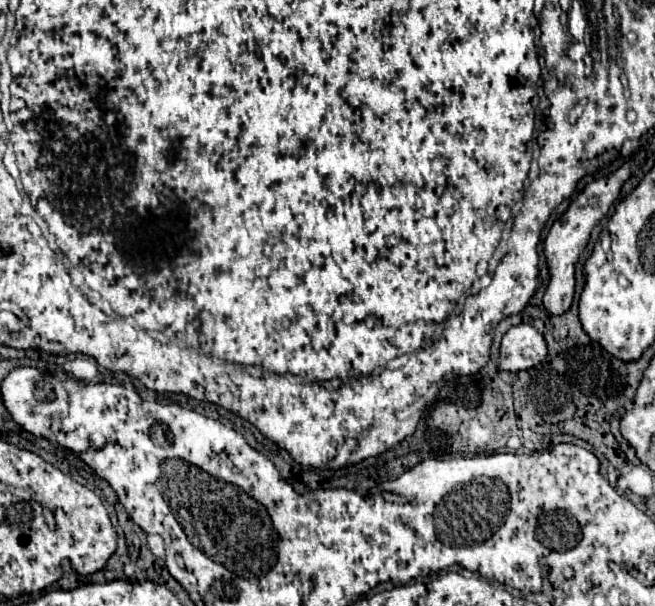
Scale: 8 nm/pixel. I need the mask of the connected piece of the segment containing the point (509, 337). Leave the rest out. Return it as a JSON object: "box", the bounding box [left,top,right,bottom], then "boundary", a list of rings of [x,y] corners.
{"box":[498,325,546,371],"boundary":[[[516,325],[506,331],[500,345],[498,369],[522,371],[538,365],[546,357],[546,341],[532,325]]]}

